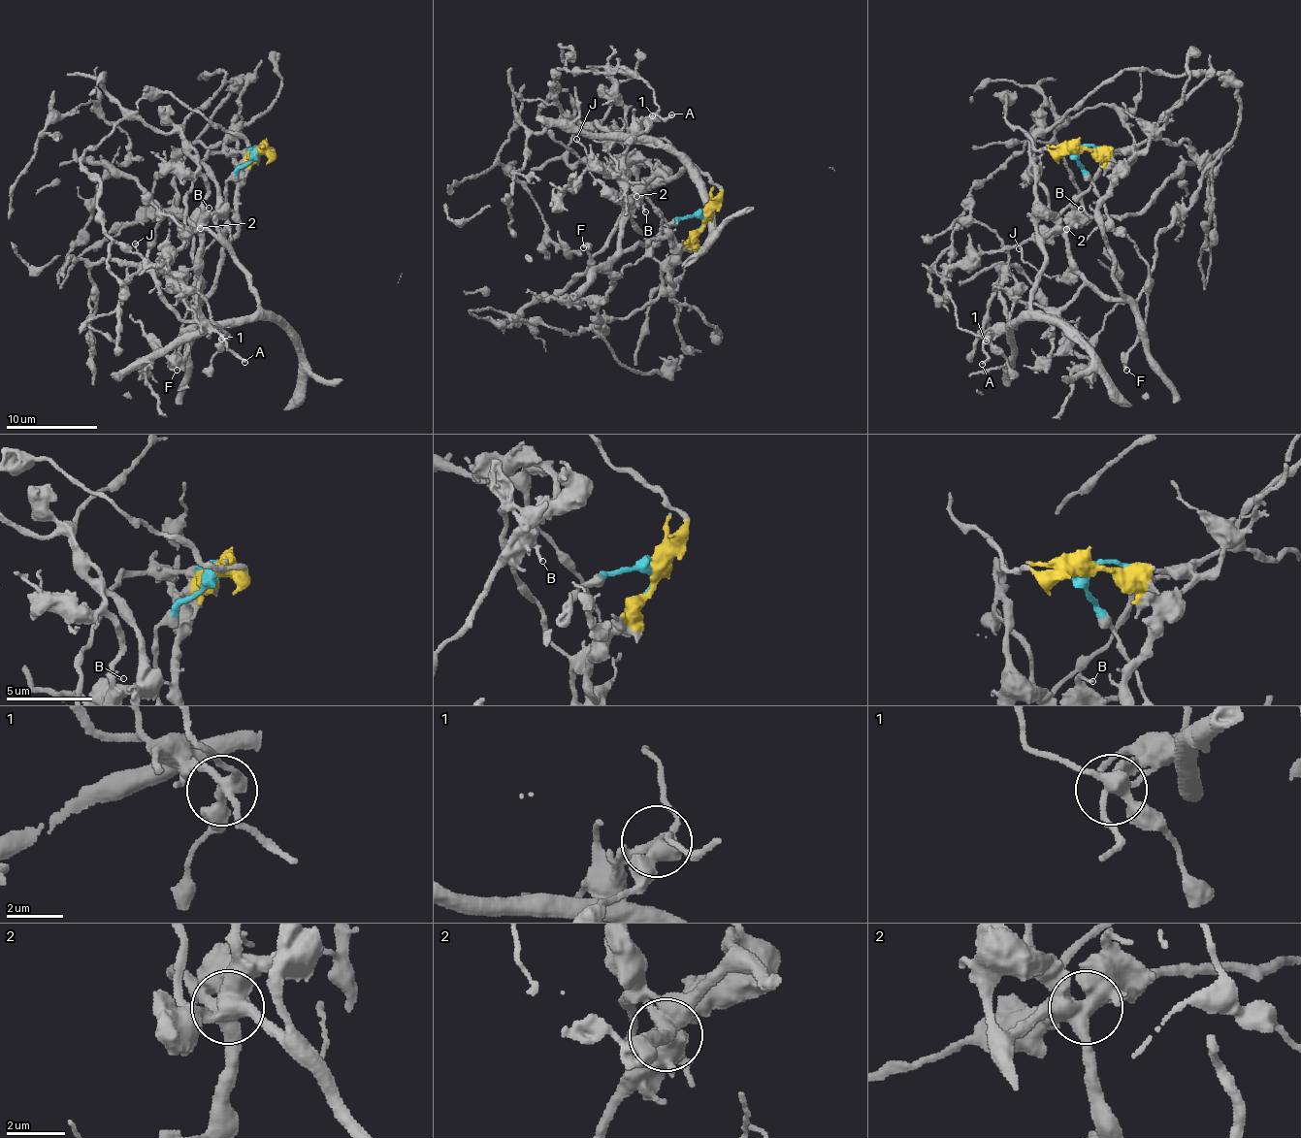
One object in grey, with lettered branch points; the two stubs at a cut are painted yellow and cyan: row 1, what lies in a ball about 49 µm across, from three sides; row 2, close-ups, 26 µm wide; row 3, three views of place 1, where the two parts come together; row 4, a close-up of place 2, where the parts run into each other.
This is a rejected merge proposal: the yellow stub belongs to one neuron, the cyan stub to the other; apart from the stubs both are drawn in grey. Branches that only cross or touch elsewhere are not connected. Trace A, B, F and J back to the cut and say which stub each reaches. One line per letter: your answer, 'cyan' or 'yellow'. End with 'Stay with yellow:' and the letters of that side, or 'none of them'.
A: yellow
B: yellow
F: cyan
J: yellow
Stay with yellow: A, B, J

